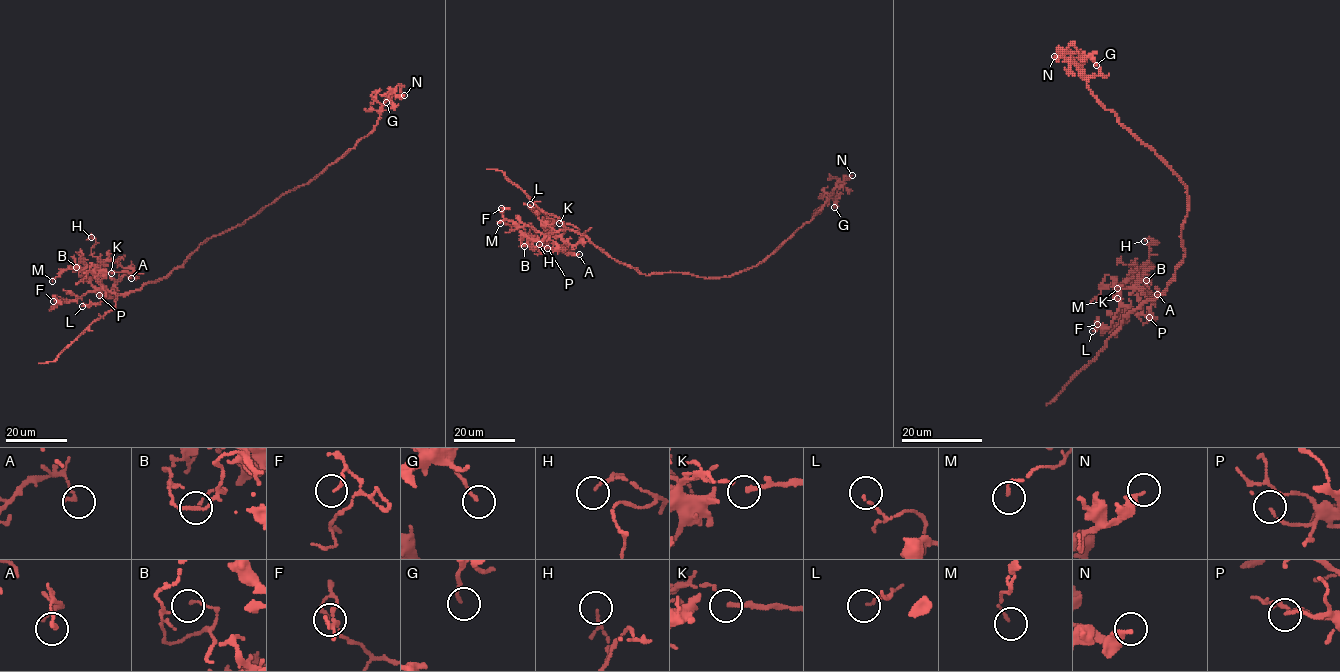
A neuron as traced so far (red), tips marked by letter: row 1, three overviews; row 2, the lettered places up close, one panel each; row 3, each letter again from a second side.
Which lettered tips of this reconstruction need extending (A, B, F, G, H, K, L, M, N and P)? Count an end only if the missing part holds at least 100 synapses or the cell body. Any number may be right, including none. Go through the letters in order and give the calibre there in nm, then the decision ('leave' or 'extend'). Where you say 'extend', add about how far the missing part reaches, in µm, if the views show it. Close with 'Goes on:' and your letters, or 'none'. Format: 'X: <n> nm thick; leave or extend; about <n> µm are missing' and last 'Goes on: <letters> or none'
A: 180 nm thick; leave
B: 100 nm thick; leave
F: 110 nm thick; leave
G: 130 nm thick; leave
H: 90 nm thick; leave
K: 140 nm thick; leave
L: 100 nm thick; leave
M: 100 nm thick; leave
N: 240 nm thick; leave
P: 120 nm thick; leave
Goes on: none

